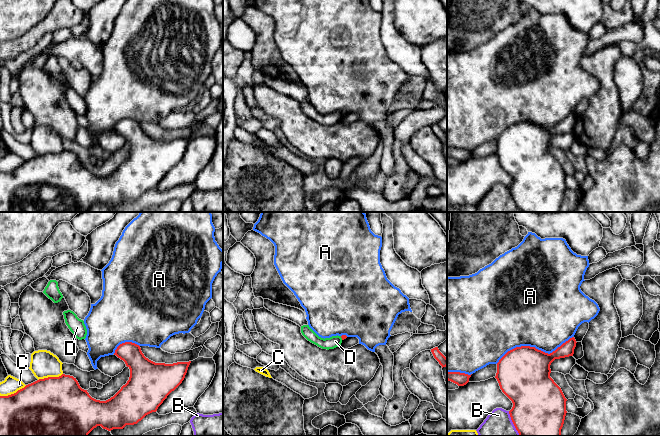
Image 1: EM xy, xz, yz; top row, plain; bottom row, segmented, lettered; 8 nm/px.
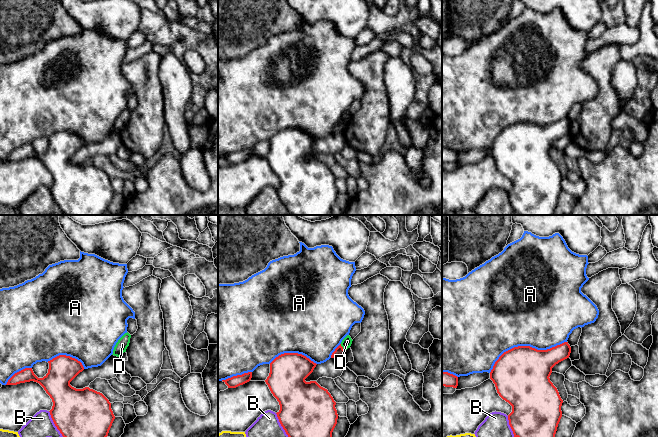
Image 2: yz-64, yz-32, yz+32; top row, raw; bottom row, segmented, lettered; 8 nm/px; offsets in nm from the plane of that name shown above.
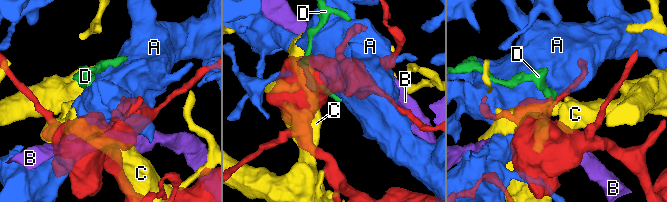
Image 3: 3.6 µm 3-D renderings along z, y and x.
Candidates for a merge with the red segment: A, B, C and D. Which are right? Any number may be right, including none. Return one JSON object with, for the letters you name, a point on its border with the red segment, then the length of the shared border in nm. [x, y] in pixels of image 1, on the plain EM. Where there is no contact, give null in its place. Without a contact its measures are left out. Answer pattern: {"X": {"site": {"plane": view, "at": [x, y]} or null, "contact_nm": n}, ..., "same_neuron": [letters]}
{"same_neuron": []}

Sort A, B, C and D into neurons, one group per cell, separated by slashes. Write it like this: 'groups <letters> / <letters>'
groups A / B / C / D

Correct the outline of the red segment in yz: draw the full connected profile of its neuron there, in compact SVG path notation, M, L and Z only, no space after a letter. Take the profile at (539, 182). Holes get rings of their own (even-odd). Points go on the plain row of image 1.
M572 113L550 130L535 123L516 123L508 127L497 139L495 154L502 168L513 179L509 190L519 212L561 212L567 189L567 175L550 153L550 141L555 135L573 132L576 119Z

